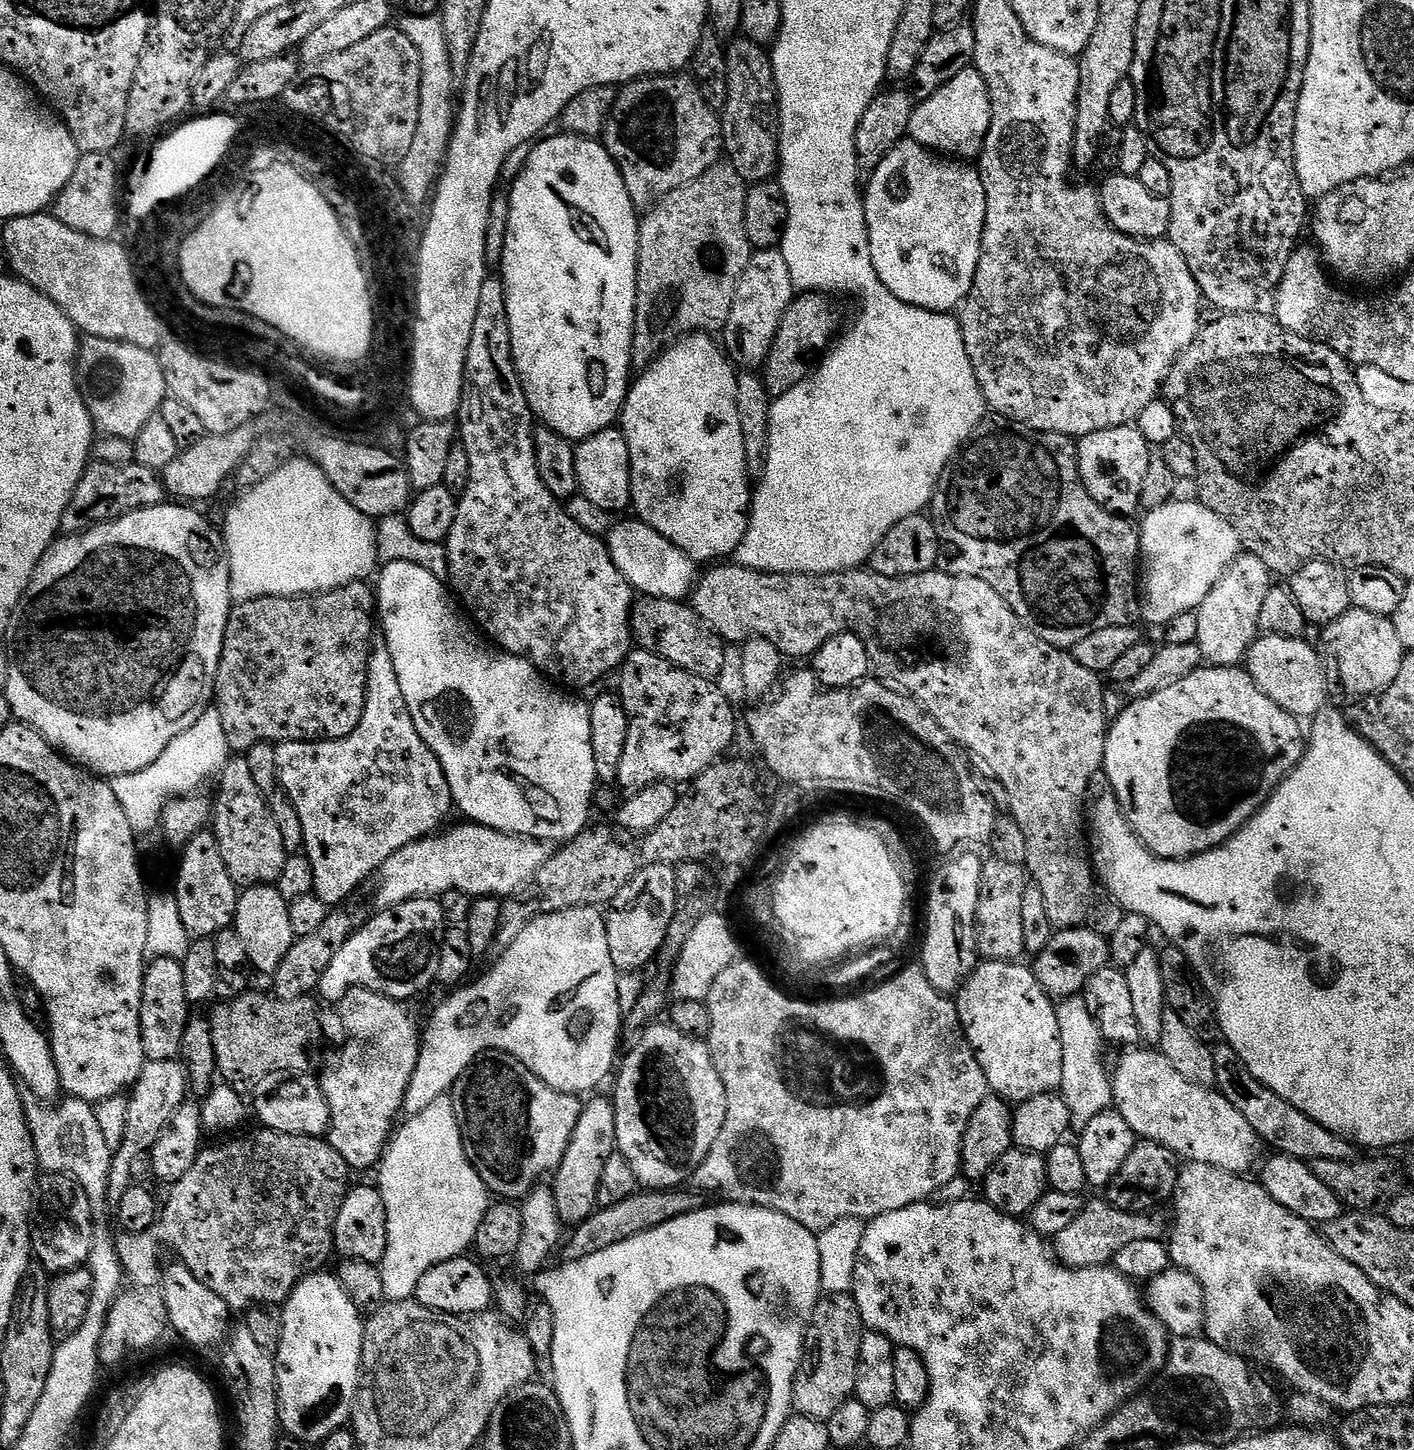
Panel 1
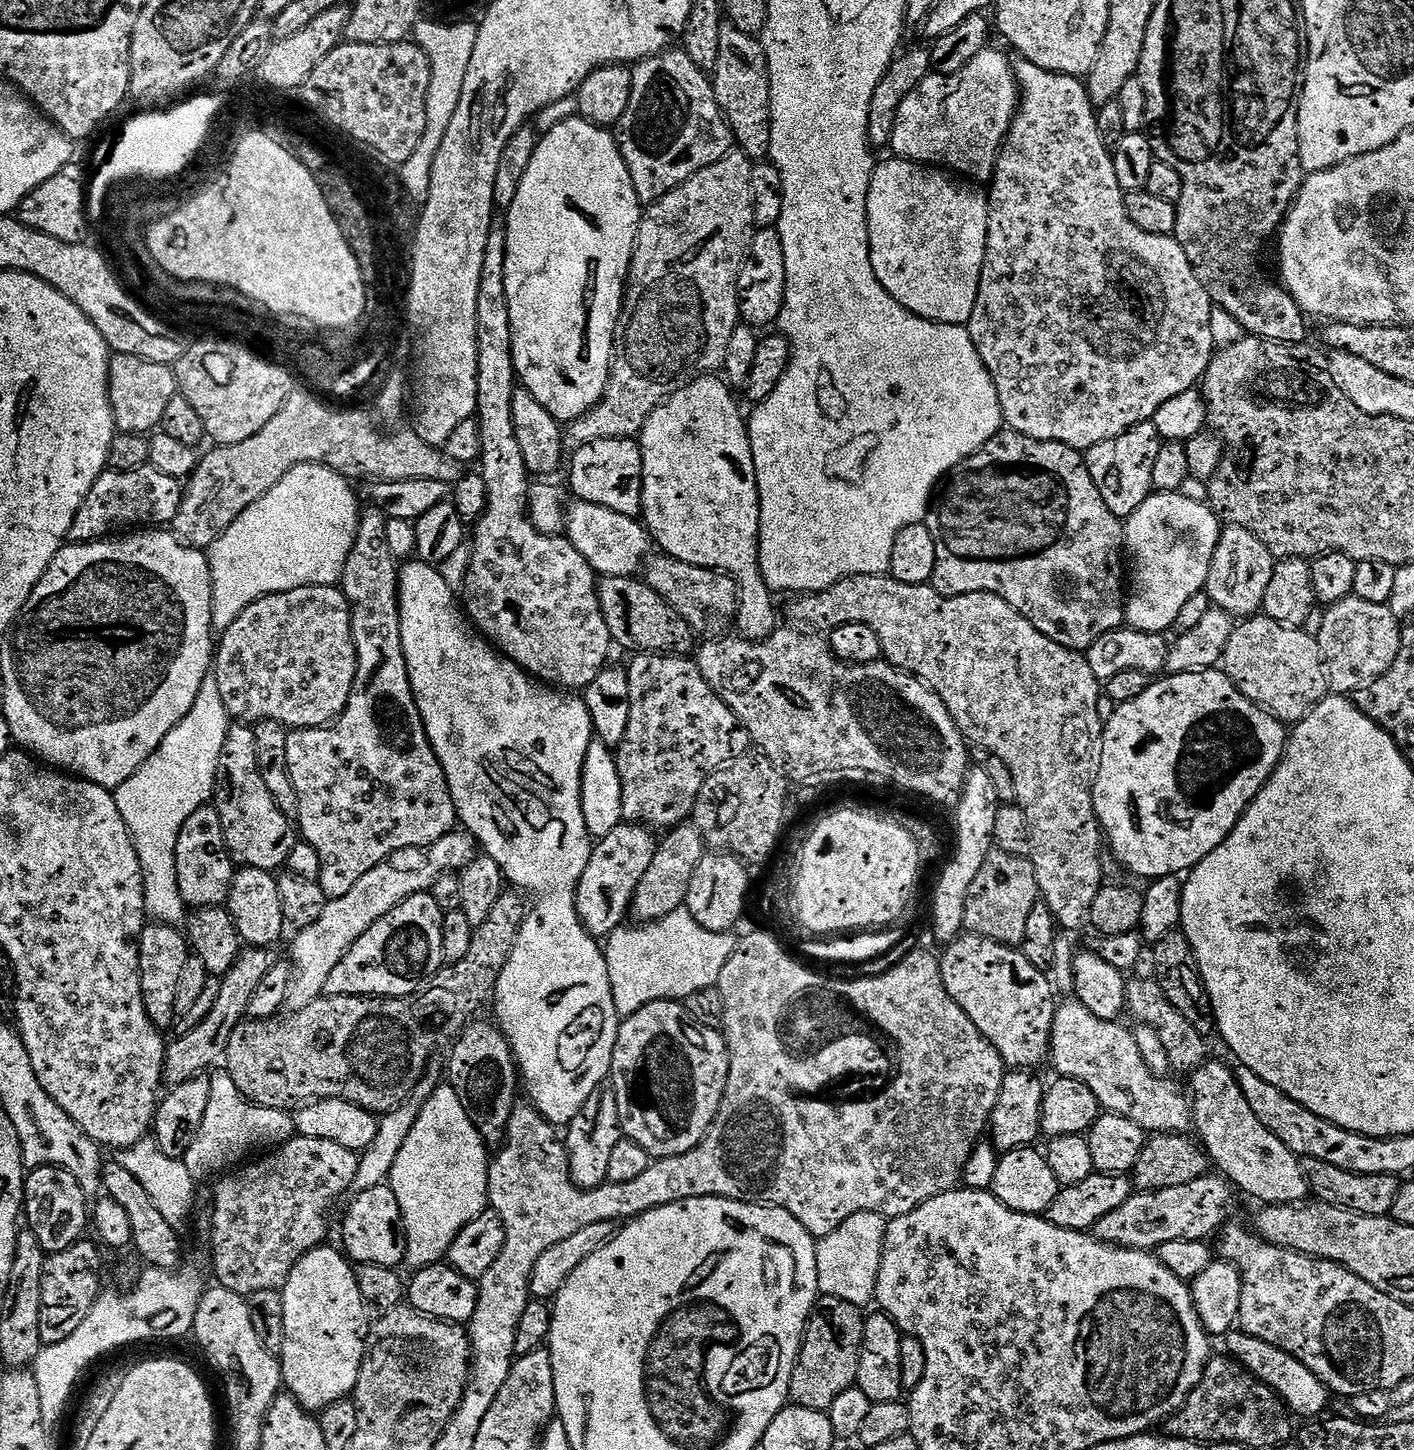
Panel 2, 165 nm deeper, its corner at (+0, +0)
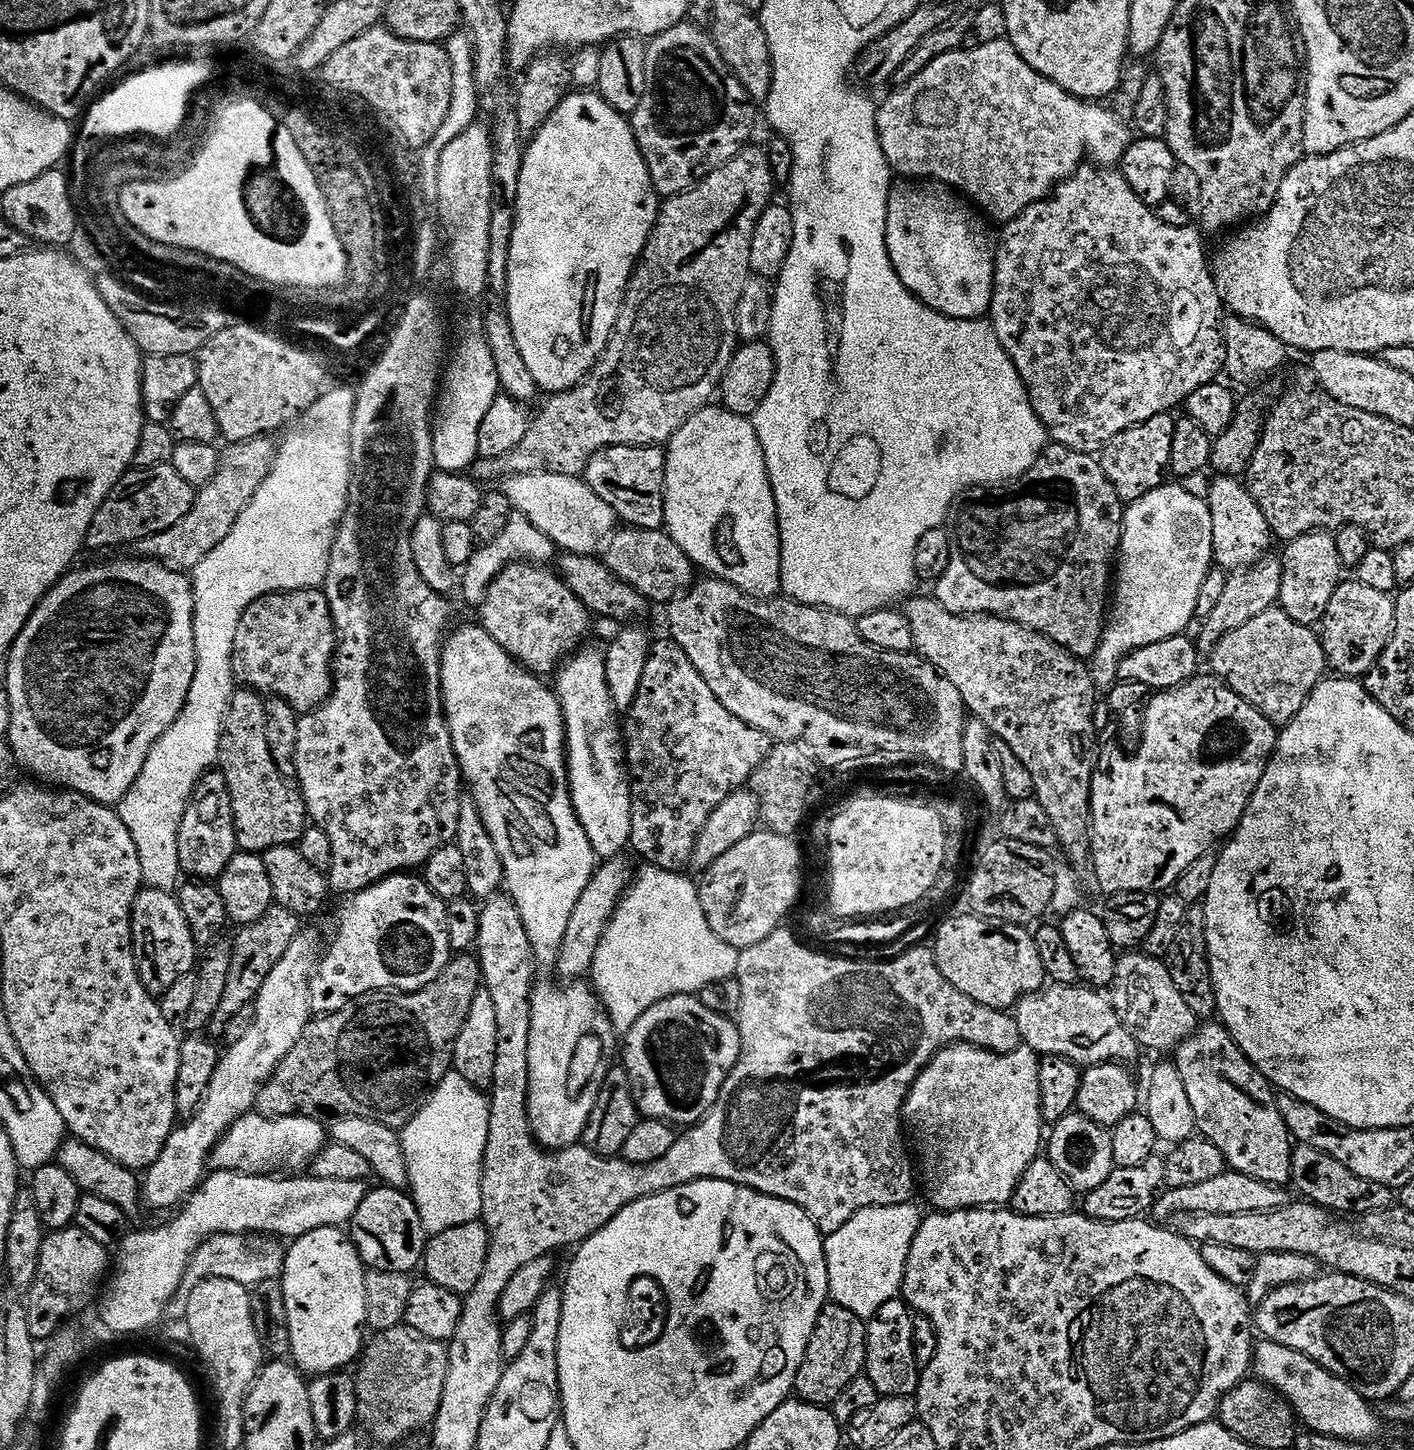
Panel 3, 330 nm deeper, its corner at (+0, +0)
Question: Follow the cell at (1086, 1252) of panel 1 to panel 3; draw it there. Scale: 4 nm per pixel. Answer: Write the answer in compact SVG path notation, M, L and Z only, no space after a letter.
M1231 1170L1221 1171L1208 1181L1194 1185L1172 1186L1169 1192L1161 1191L1157 1195L1151 1209L1155 1219L1164 1222L1164 1219L1175 1218L1184 1212L1209 1212L1210 1214L1250 1214L1251 1212L1269 1212L1289 1203L1290 1196L1284 1193L1283 1187L1267 1184L1258 1178L1250 1178L1241 1172Z

